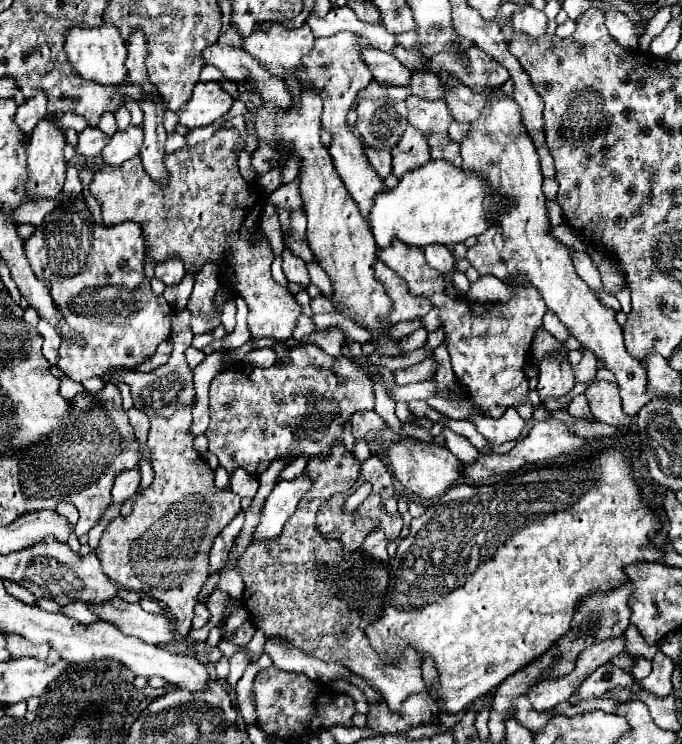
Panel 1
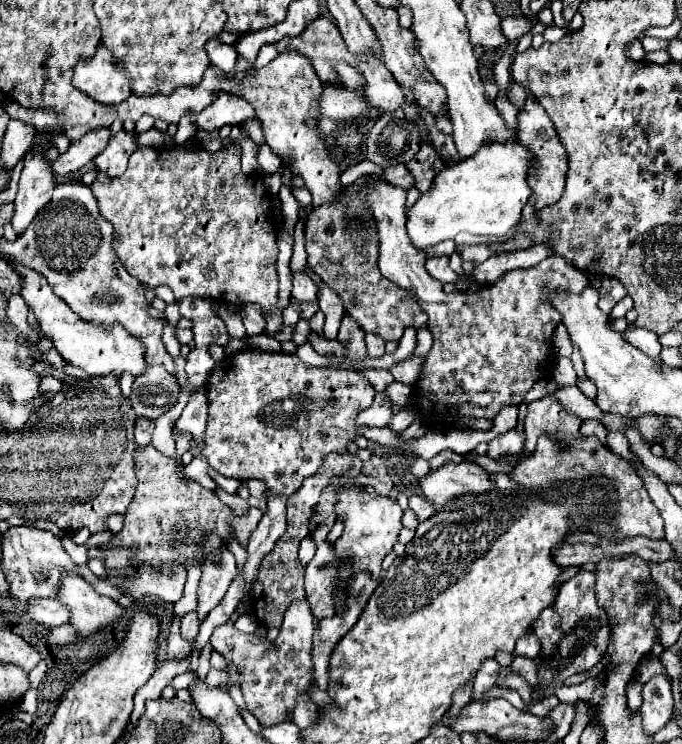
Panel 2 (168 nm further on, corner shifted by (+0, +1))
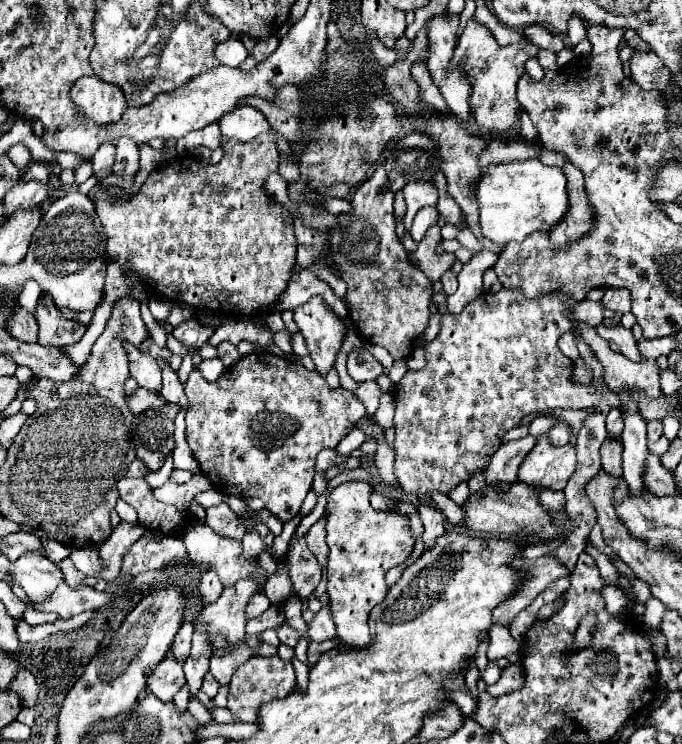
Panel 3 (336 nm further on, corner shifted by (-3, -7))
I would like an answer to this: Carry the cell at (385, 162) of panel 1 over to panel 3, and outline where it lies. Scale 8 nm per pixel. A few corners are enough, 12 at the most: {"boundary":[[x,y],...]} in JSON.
{"boundary":[[406,182],[404,226],[424,206],[436,206],[436,188],[430,182]]}

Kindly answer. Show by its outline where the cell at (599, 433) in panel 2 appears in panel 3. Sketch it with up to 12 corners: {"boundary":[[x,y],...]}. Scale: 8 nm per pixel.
{"boundary":[[606,438],[602,470],[622,476],[622,442]]}

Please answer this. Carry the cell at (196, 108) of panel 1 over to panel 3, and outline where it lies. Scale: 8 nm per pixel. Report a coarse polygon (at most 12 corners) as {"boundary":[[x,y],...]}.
{"boundary":[[238,106],[218,124],[224,138],[250,142],[270,130],[266,116]]}

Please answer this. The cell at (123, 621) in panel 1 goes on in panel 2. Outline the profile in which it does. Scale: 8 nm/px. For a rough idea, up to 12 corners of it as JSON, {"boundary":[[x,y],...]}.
{"boundary":[[61,570],[57,600],[85,636],[111,628],[123,614],[115,600]]}

